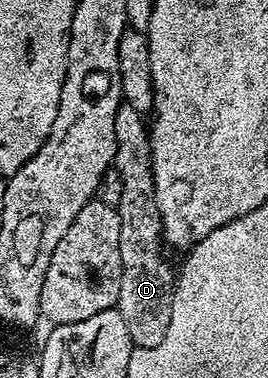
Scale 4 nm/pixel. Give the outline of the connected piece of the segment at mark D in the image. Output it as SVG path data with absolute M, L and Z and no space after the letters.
M121 104L115 122L117 149L113 164L114 174L121 181L121 201L117 204L121 221L121 293L117 309L129 325L129 337L135 347L161 345L165 329L169 329L171 302L175 292L176 272L163 256L165 240L157 209L155 177L151 164L151 137L144 112L133 105Z

